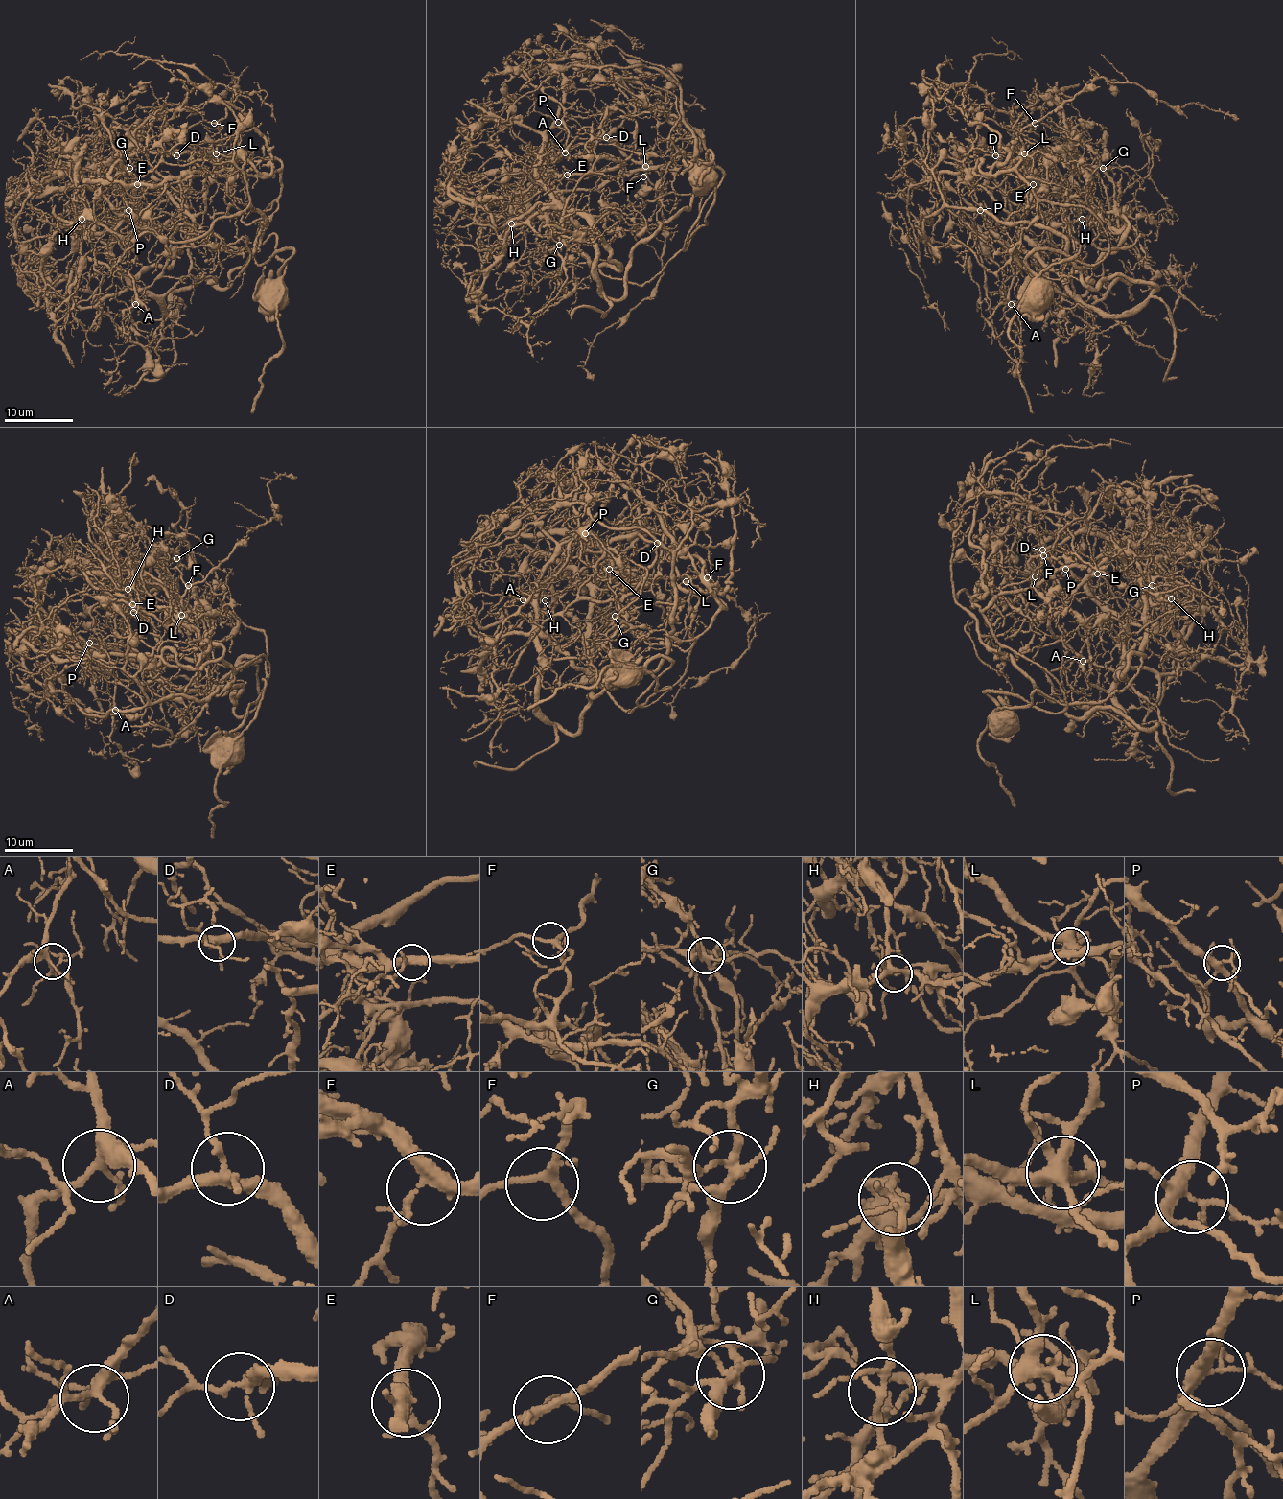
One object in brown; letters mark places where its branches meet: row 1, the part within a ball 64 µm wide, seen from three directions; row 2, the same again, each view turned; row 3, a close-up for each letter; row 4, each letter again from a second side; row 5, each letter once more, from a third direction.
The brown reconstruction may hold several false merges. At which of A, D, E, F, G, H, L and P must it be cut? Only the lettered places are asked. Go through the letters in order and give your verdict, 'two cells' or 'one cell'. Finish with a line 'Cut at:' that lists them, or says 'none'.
A: one cell
D: one cell
E: one cell
F: one cell
G: two cells
H: two cells
L: two cells
P: one cell
Cut at: G, H, L

